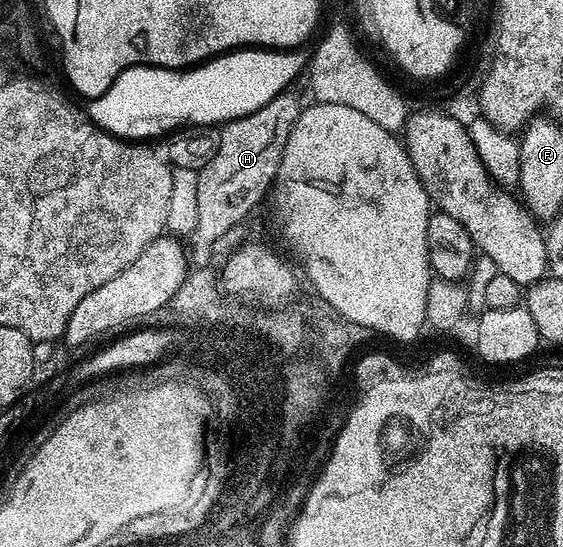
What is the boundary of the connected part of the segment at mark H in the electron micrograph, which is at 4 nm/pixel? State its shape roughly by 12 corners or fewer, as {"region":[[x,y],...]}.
{"region":[[302,102],[223,124],[188,239],[216,249],[276,178]]}

